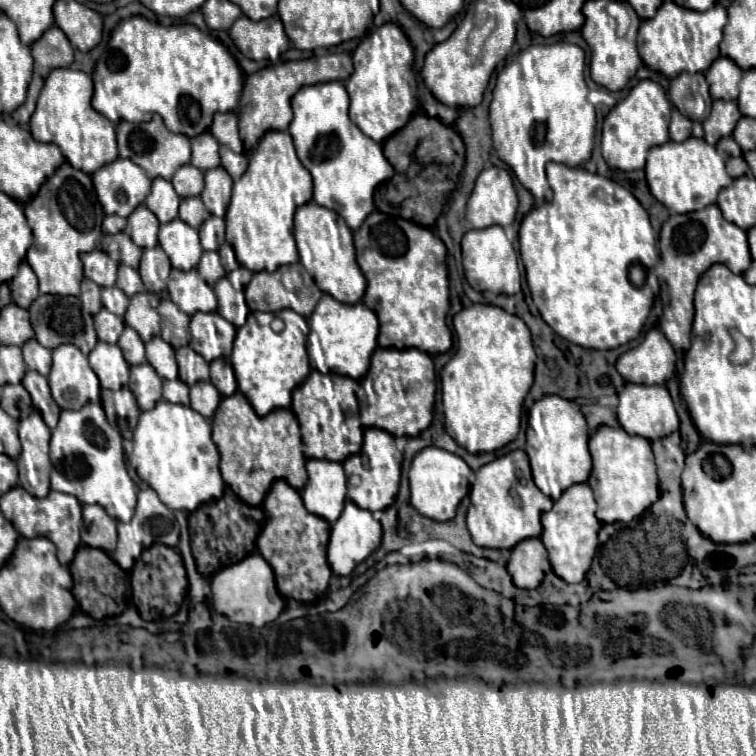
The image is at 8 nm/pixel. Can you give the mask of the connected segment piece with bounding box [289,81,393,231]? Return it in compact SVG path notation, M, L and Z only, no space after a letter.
M341 81L301 87L293 99L293 121L289 133L293 137L301 163L313 177L313 201L343 215L355 231L363 219L375 209L375 187L393 175L393 167L383 155L377 141L369 139L349 119L349 95Z

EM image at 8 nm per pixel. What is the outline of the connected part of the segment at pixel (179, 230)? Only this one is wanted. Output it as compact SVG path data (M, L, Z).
M173 219L159 227L159 245L171 259L171 265L181 271L195 269L199 265L199 255L203 255L197 229L187 227L181 219Z

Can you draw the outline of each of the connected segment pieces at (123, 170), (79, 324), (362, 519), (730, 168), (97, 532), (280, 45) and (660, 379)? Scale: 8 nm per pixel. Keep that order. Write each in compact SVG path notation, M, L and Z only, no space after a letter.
M115 159L93 173L97 199L107 215L129 217L131 211L145 201L151 179L131 159Z
M39 295L39 299L35 299L35 303L31 303L29 313L31 313L31 325L33 325L33 331L35 331L35 339L47 349L55 349L63 343L73 343L85 355L89 355L89 351L97 343L97 335L95 335L95 329L93 329L93 319L91 319L89 313L83 315L79 297Z
M347 501L341 517L331 527L331 539L329 539L329 551L327 559L335 575L349 575L357 563L361 563L365 557L369 557L381 543L381 523L373 519L369 511L363 511L361 507L355 507L355 503Z
M731 157L731 159L727 159L727 173L729 173L733 179L745 175L747 171L749 171L749 167L747 167L747 163L745 163L743 157Z
M83 505L81 539L85 545L113 553L115 543L117 543L115 527L117 527L117 521L109 517L101 505Z
M241 15L229 29L229 35L235 41L237 49L253 61L277 63L281 53L289 49L289 39L277 15L267 17L259 23Z
M651 329L635 349L617 359L617 371L631 383L663 385L675 371L675 351L659 329Z

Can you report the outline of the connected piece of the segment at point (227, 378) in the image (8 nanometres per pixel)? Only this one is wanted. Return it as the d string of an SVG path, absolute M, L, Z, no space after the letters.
M227 359L211 361L211 383L215 383L215 387L223 397L233 395L237 391L235 373Z

